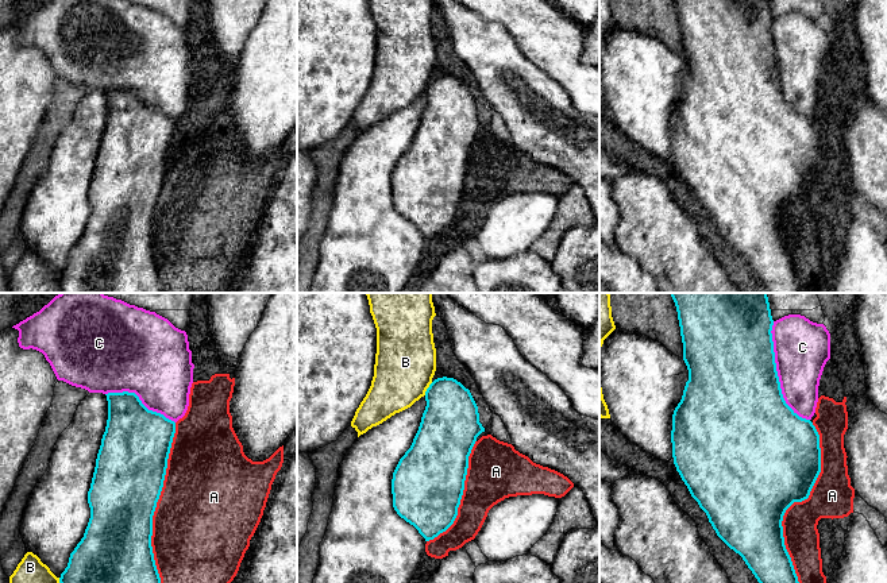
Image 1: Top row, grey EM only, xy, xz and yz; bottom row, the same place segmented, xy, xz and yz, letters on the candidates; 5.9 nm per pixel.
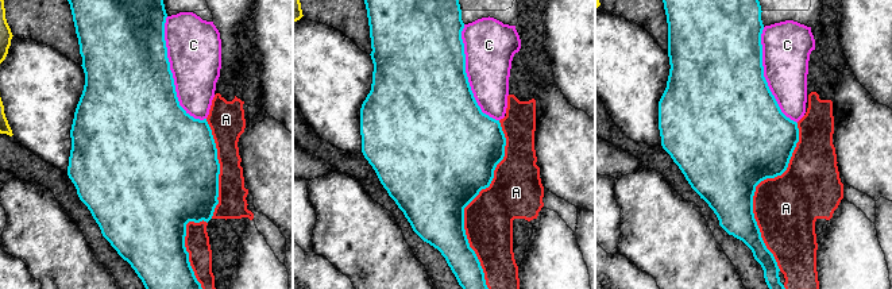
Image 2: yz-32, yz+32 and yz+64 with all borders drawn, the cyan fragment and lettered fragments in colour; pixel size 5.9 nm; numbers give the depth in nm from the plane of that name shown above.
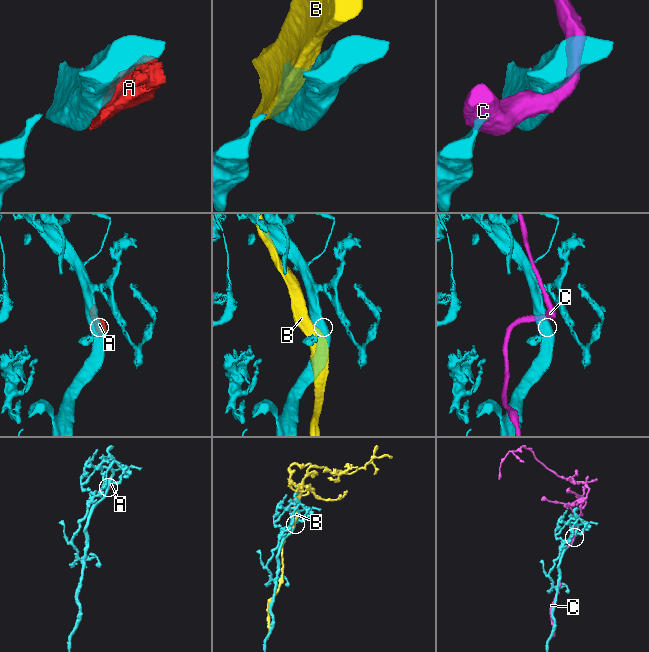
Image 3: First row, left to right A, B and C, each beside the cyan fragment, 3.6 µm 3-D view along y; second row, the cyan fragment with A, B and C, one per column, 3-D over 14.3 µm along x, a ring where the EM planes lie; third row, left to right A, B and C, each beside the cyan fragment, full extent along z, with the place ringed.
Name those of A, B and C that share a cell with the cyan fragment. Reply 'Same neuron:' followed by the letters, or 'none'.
Same neuron: none

